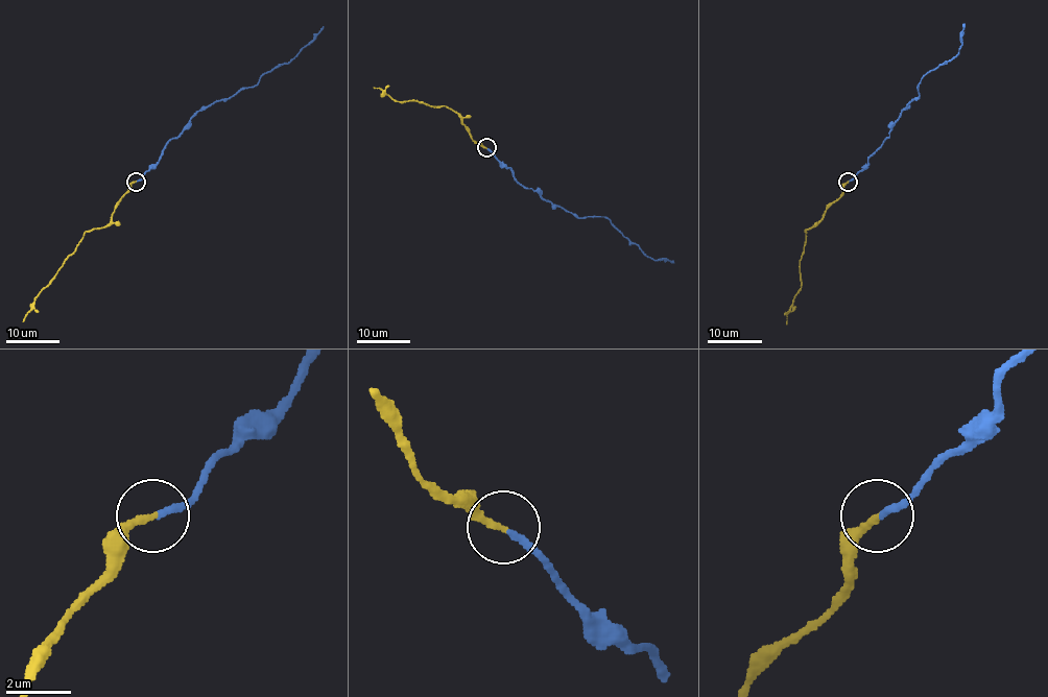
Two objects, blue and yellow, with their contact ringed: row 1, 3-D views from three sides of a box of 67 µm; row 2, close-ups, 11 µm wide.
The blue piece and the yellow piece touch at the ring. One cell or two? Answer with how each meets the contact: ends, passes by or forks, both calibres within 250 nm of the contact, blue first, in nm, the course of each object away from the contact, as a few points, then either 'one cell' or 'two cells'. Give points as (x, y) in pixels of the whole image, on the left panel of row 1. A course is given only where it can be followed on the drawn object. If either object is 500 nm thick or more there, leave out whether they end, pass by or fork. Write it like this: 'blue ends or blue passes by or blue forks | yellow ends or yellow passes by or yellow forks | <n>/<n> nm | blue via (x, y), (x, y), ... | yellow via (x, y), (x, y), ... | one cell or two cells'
blue ends | yellow ends | 200/200 nm | blue via (136, 181), (159, 161), (163, 148), (198, 111), (257, 85), (264, 73), (288, 63), (324, 26) | yellow via (136, 181), (121, 198), (112, 220), (104, 226), (85, 233), (55, 278), (34, 298), (23, 321) | two cells

